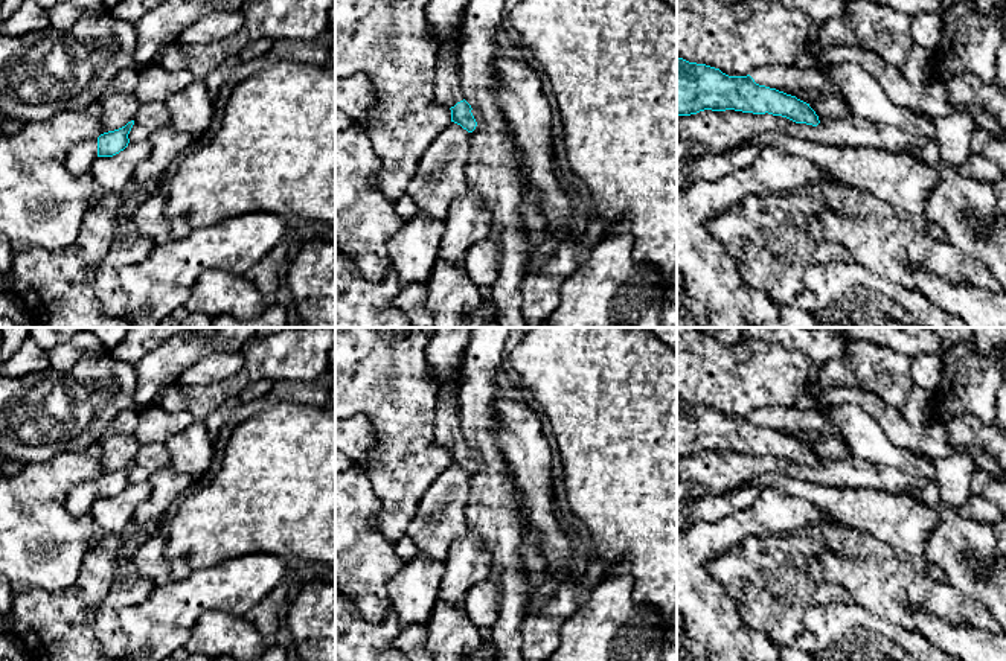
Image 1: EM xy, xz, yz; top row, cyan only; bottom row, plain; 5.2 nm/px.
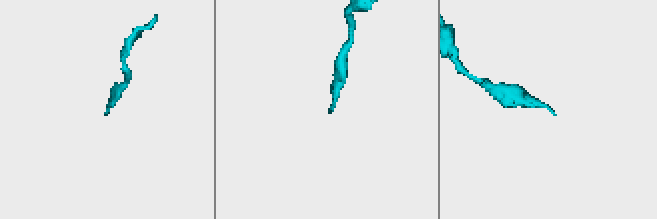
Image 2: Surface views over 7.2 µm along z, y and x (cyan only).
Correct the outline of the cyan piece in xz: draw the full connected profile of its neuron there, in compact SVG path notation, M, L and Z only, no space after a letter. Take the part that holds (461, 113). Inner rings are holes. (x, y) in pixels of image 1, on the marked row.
M460 38L450 40L437 53L434 69L433 102L451 110L451 122L473 133L477 122L471 113L471 105L465 101L459 76Z

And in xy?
M134 120L119 129L104 133L98 139L76 143L66 160L69 172L75 177L91 175L91 166L98 157L113 157L128 146L133 125Z

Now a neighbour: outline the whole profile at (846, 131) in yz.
M704 110L690 116L677 116L677 158L718 154L768 133L787 133L803 140L838 146L872 146L892 152L930 143L928 139L910 136L899 128L855 116L819 117L819 120L820 123L812 126L768 113L753 114L735 110Z

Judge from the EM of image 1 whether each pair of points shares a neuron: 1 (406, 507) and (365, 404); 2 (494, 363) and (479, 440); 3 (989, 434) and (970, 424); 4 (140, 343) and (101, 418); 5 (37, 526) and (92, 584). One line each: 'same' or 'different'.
1: same
2: same
3: same
4: different
5: different

